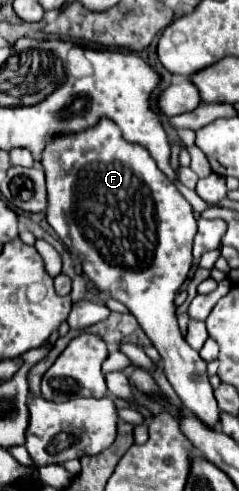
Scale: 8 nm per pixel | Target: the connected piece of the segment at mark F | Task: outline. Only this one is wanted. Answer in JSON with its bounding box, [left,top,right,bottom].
[42,119,220,427]

